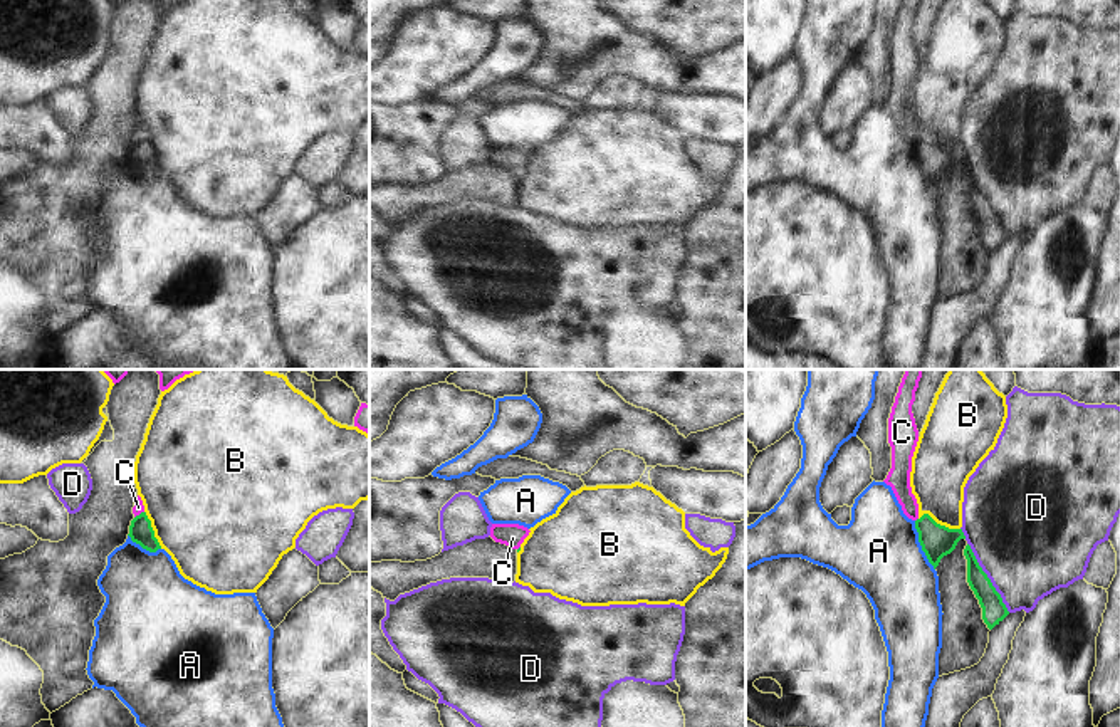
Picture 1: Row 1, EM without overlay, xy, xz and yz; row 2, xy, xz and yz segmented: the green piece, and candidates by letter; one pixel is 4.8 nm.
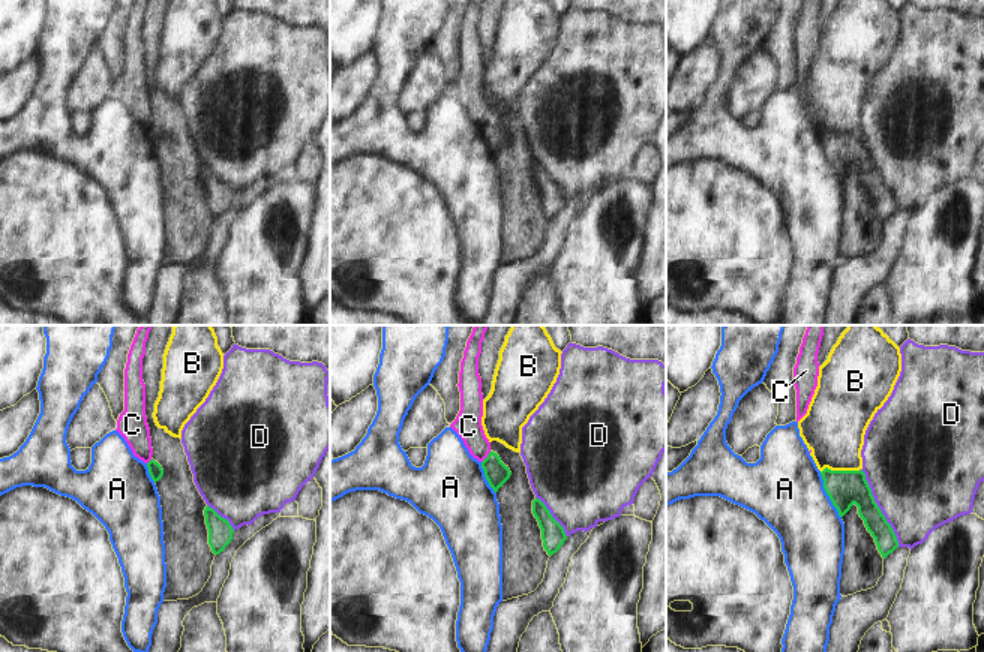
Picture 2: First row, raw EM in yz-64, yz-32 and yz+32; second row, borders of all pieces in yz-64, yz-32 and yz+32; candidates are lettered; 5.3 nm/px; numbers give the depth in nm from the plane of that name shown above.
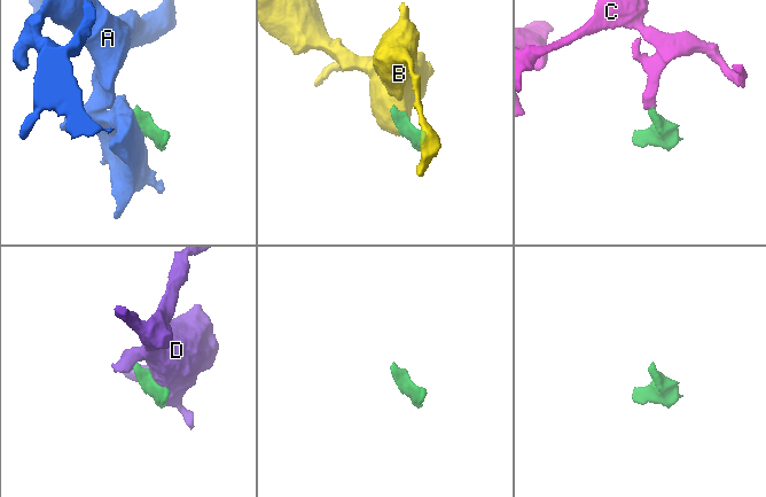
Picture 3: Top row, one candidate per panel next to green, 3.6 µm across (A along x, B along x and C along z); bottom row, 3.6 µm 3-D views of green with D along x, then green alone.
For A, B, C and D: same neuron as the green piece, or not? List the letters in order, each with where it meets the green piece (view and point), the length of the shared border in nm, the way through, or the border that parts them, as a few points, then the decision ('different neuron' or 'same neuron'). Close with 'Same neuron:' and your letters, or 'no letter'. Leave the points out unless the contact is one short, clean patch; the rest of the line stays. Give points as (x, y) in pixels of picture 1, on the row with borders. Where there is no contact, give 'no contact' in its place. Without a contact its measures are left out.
A: meets green in yz at (921, 544); contact 260 nm long; border along yz (914, 521), (921, 549), (934, 570); different neuron
B: meets green in yz at (939, 524); contact 200 nm long; different neuron
C: meets green in xy at (140, 514); contact 60 nm long; border along xy (143, 511), (135, 517); different neuron
D: meets green in yz at (988, 578); contact 400 nm long; different neuron
Same neuron: no letter

